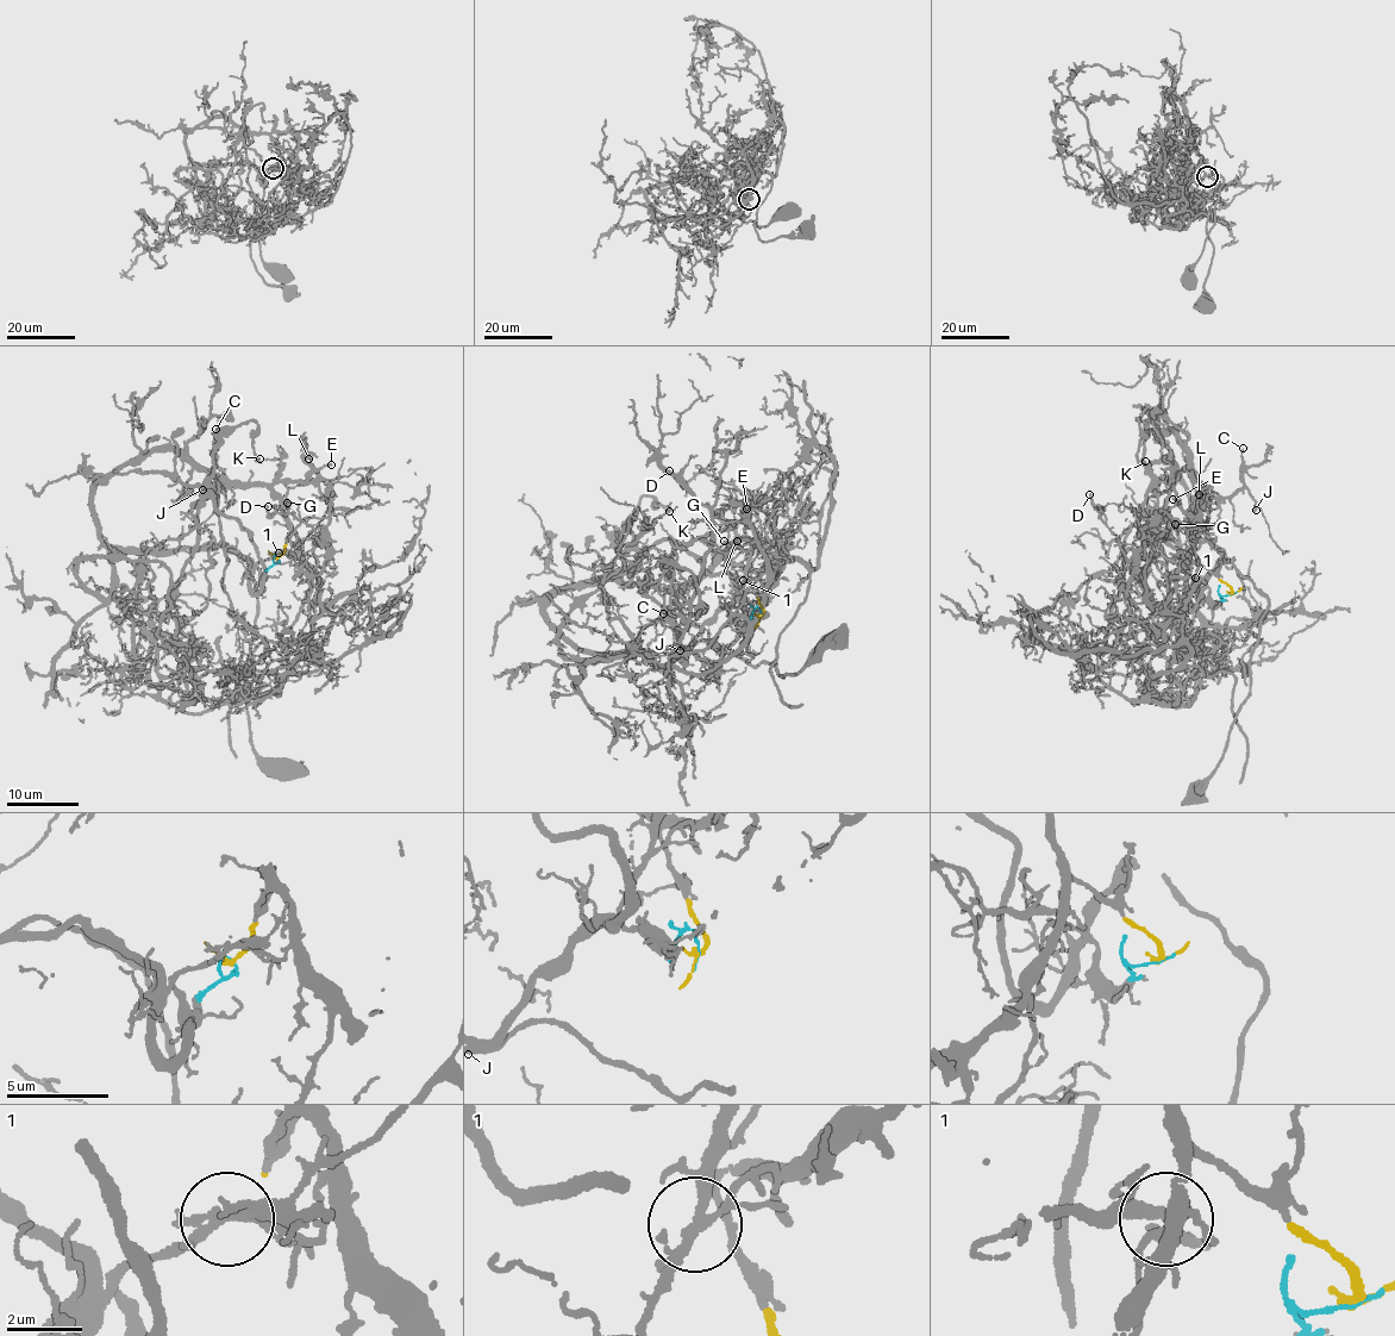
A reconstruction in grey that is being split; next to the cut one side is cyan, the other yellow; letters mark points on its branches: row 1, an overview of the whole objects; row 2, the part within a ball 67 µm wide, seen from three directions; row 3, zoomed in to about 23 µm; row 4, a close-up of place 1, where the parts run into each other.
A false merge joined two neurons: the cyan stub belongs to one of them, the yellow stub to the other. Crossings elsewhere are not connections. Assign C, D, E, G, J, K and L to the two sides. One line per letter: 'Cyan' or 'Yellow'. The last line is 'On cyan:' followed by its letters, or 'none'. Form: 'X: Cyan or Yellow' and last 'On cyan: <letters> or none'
C: Yellow
D: Cyan
E: Yellow
G: Yellow
J: Yellow
K: Yellow
L: Yellow
On cyan: D

